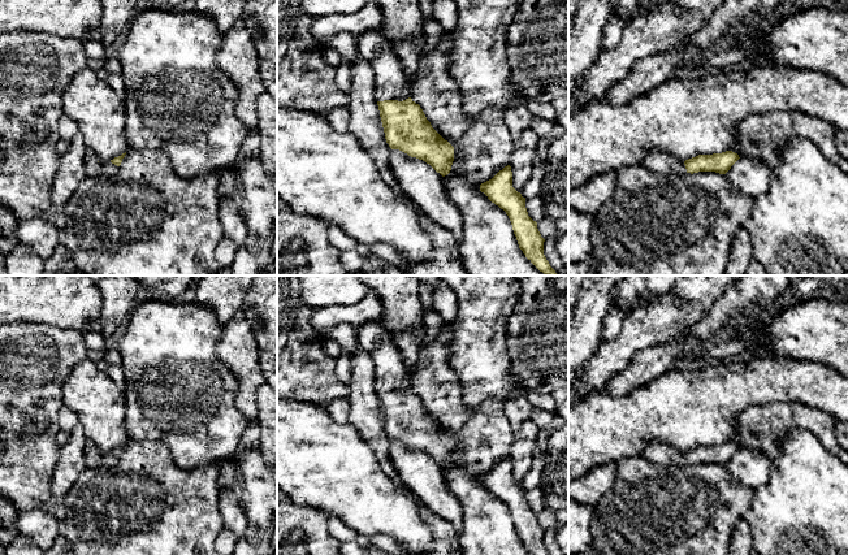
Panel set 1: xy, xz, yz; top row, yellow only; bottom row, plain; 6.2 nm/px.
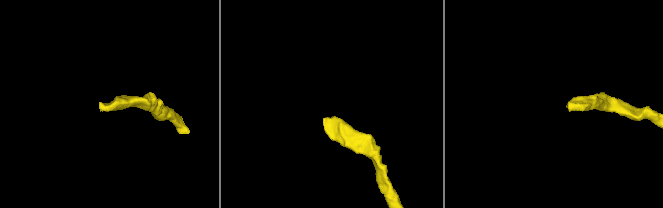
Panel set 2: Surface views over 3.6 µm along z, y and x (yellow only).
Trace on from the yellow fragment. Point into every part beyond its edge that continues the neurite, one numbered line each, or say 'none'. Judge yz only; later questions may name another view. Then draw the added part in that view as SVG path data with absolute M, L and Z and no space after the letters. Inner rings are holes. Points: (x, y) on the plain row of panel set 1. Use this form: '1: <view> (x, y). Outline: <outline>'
1: yz (657, 452). Outline: M650 442L643 451L641 458L665 468L687 465L684 452L663 442Z

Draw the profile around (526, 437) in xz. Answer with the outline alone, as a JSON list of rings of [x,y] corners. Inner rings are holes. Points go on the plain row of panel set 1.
[[[532,420],[514,429],[514,439],[510,447],[512,463],[512,478],[520,484],[528,473],[535,450],[538,447],[538,433],[541,428]]]

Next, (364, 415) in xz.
[[[363,348],[350,356],[351,382],[349,403],[349,424],[369,445],[375,452],[382,471],[391,477],[404,491],[410,491],[401,484],[394,472],[389,451],[391,439],[386,434],[385,424],[380,408],[377,391],[375,389],[375,363]]]

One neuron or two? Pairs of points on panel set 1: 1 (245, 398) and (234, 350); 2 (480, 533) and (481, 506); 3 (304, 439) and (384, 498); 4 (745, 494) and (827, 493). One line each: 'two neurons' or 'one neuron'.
1: one neuron
2: one neuron
3: one neuron
4: two neurons

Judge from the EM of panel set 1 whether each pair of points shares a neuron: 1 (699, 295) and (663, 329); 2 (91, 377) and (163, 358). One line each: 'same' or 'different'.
1: same
2: different

